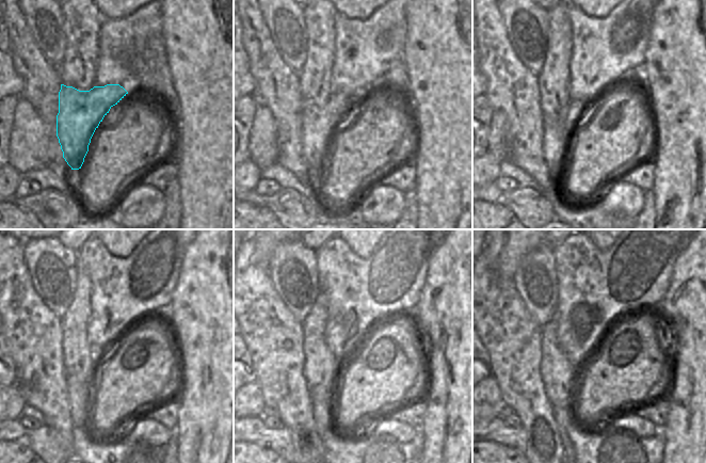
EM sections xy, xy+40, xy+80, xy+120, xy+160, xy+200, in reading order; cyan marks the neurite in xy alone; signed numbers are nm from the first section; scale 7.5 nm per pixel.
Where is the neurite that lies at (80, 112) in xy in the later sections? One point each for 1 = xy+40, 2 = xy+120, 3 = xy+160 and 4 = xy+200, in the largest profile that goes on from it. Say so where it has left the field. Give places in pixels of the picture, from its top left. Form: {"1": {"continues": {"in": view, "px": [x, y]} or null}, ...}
{"1": {"continues": {"in": "xy+40", "px": [318, 124]}}, "2": {"continues": {"in": "xy+120", "px": [79, 401]}}, "3": {"continues": {"in": "xy+160", "px": [321, 413]}}, "4": {"continues": {"in": "xy+200", "px": [562, 419]}}}

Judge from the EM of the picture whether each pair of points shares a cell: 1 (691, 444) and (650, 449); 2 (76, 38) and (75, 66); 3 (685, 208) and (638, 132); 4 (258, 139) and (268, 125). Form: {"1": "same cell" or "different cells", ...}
{"1": "different cells", "2": "same cell", "3": "different cells", "4": "same cell"}

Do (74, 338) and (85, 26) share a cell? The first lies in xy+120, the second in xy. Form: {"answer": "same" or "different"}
{"answer": "same"}

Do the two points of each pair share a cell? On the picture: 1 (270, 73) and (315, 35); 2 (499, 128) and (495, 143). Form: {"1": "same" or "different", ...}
{"1": "different", "2": "same"}

